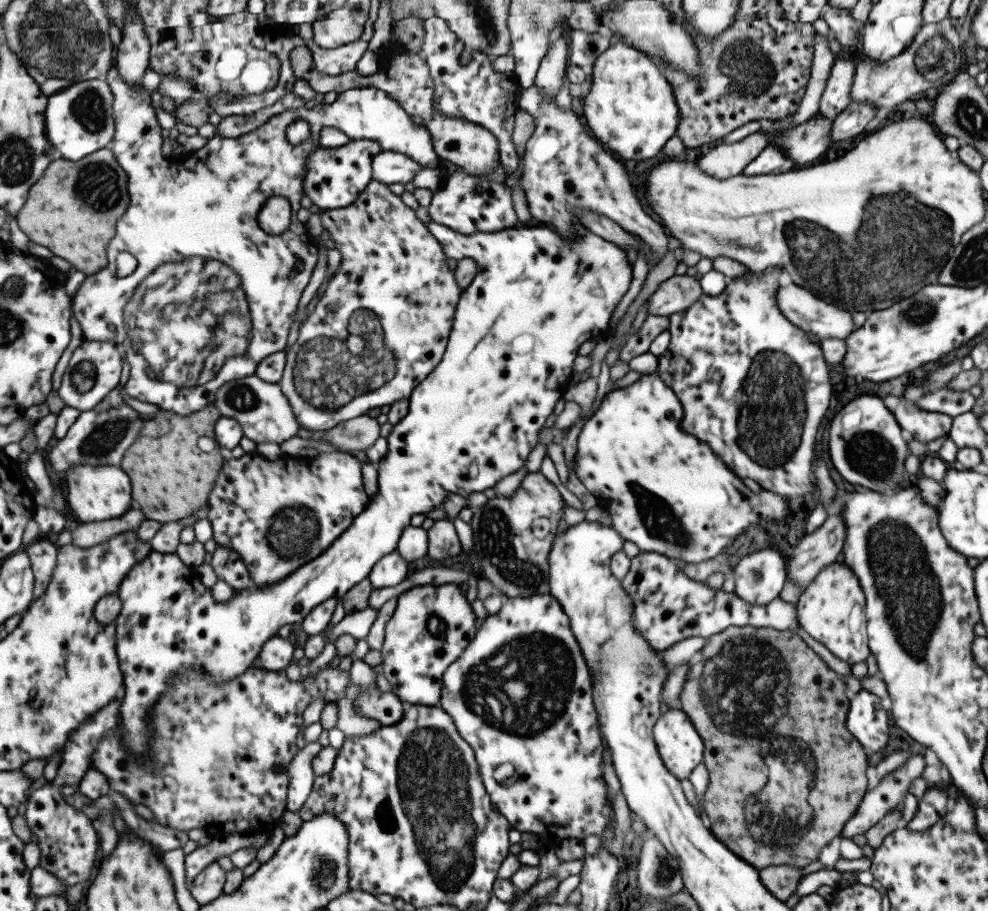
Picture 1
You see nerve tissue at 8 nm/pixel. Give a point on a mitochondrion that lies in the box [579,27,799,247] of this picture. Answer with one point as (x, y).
(744, 65)

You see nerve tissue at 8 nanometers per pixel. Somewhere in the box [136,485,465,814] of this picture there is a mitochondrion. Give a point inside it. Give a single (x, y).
(294, 527)

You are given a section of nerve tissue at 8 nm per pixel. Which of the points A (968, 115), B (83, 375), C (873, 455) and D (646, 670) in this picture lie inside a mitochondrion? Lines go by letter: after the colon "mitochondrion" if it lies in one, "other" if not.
A: mitochondrion
B: mitochondrion
C: mitochondrion
D: mitochondrion

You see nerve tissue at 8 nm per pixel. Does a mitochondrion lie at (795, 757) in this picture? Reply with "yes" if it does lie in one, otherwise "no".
yes

